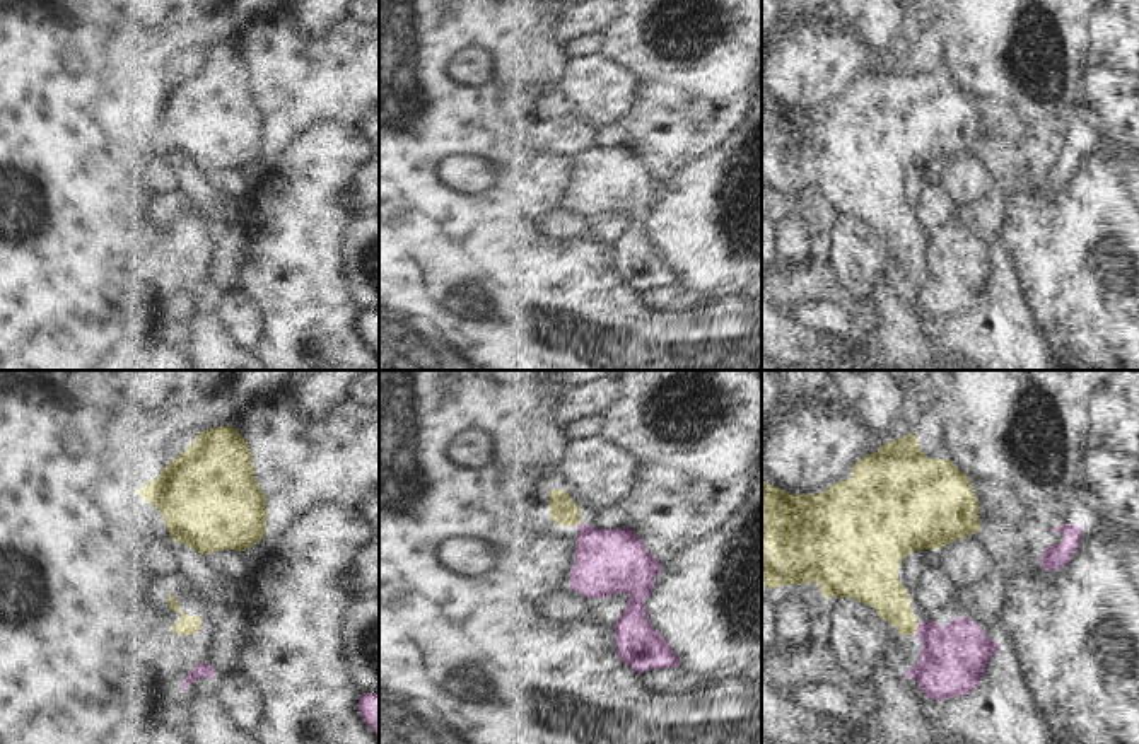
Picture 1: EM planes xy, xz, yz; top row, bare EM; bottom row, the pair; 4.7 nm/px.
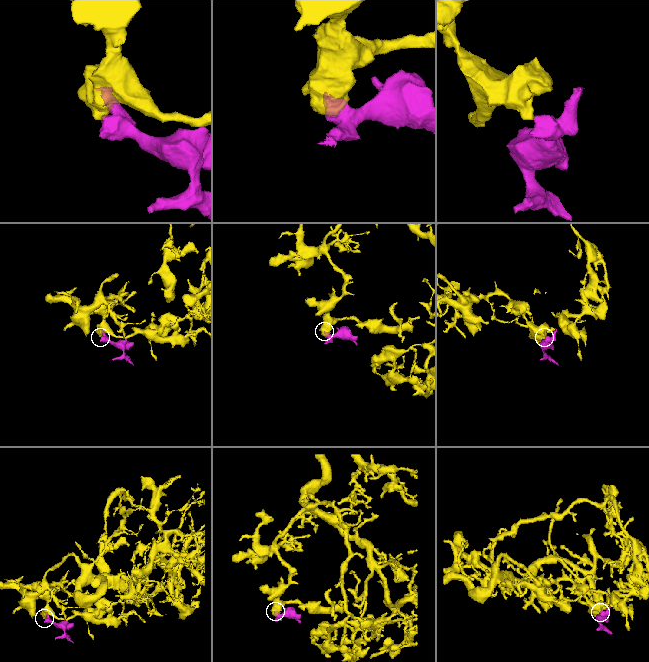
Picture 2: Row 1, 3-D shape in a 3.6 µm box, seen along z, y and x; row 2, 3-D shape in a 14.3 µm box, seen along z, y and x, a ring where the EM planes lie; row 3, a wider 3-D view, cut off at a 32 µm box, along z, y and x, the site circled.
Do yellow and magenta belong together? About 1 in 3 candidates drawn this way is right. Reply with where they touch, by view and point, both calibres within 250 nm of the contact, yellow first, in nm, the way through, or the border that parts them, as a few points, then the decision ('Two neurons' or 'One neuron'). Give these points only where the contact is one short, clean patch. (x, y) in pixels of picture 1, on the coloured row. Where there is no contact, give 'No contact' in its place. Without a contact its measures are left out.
Touches yellow at yz (916, 628). Thickness 190 nm (yellow) against 320 nm. Boundary: yz (919, 623), (912, 633). Two neurons

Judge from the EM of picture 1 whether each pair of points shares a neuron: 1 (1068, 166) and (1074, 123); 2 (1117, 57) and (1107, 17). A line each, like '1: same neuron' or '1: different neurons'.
1: same neuron
2: same neuron

